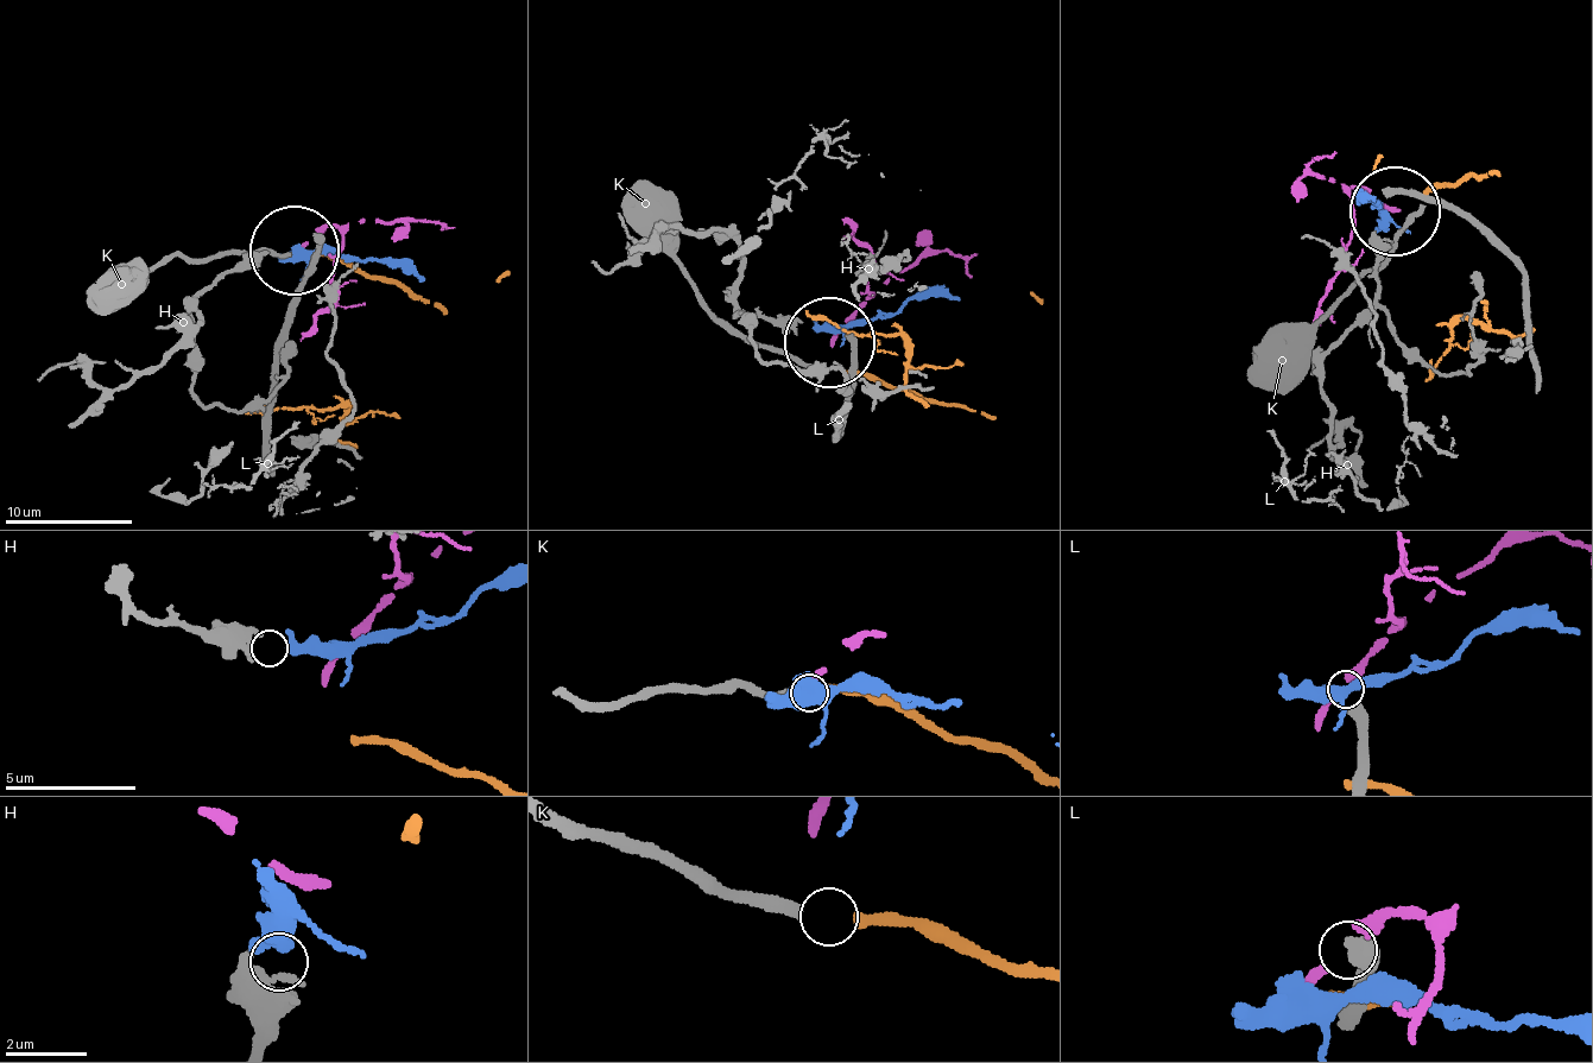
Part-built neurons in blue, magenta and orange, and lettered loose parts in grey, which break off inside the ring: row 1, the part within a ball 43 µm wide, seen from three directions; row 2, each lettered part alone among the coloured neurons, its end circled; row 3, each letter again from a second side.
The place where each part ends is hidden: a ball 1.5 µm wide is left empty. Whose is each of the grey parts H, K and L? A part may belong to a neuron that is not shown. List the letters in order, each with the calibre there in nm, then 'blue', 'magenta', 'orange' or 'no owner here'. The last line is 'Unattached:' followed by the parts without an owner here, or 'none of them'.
H: 380 nm thick; blue
K: 320 nm thick; orange
L: 500 nm thick; no owner here
Unattached: L

